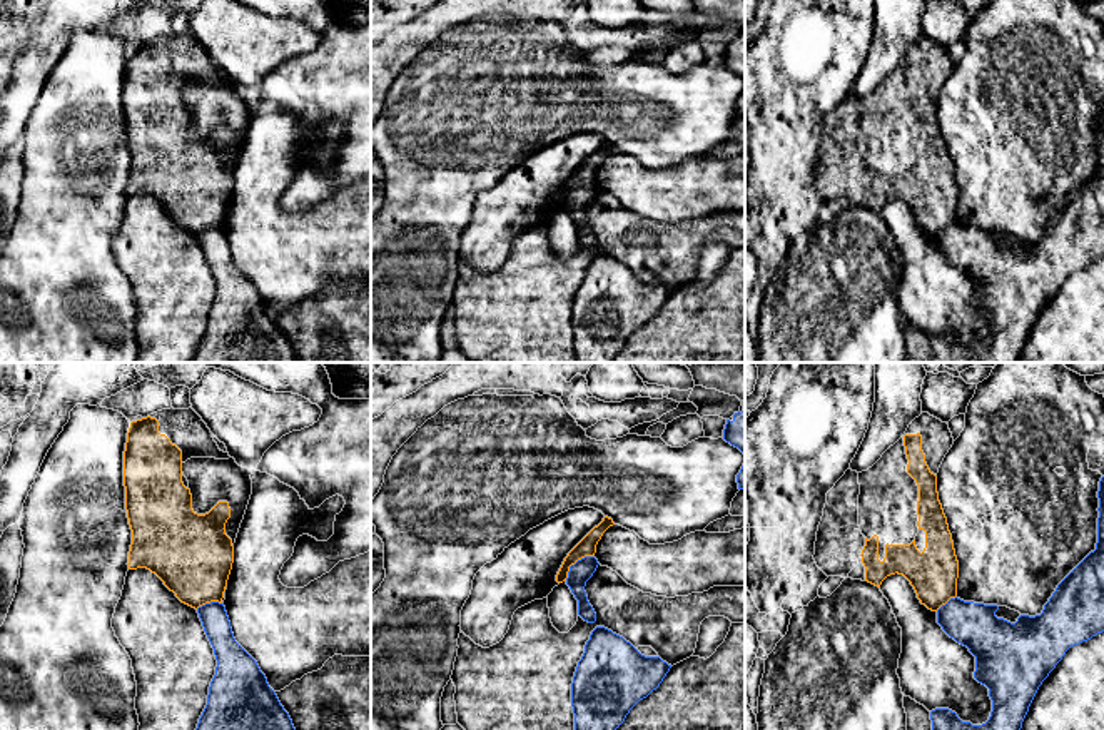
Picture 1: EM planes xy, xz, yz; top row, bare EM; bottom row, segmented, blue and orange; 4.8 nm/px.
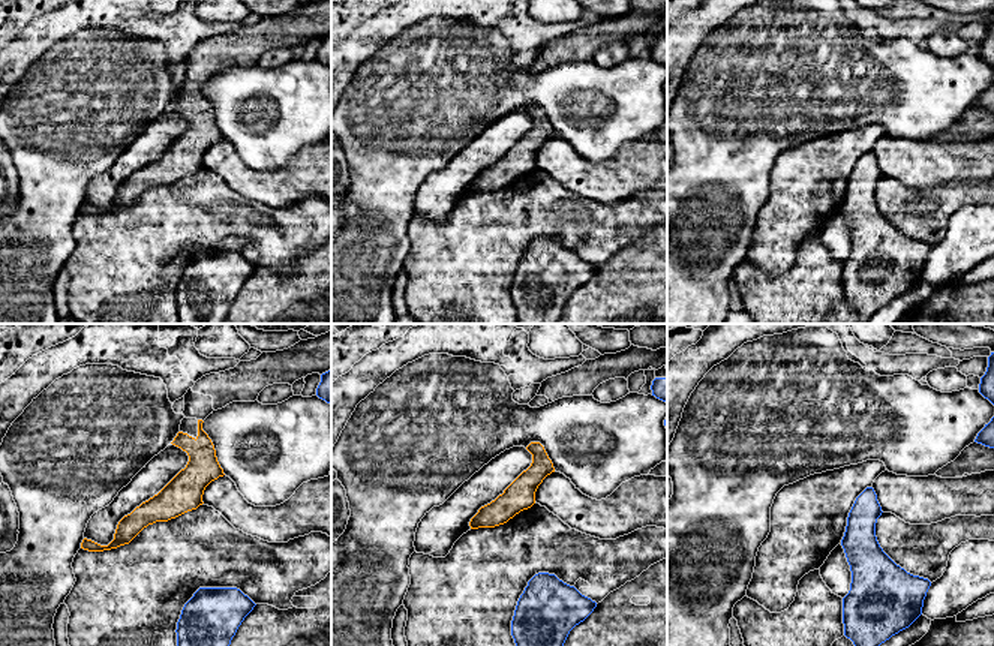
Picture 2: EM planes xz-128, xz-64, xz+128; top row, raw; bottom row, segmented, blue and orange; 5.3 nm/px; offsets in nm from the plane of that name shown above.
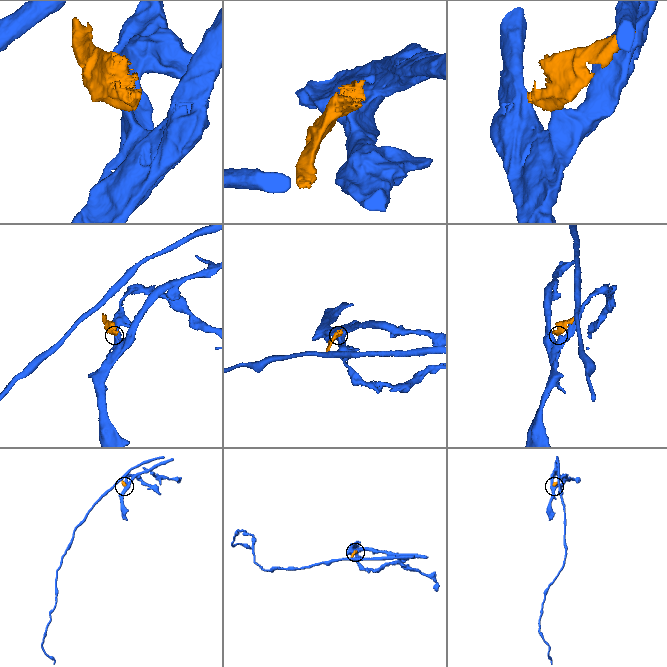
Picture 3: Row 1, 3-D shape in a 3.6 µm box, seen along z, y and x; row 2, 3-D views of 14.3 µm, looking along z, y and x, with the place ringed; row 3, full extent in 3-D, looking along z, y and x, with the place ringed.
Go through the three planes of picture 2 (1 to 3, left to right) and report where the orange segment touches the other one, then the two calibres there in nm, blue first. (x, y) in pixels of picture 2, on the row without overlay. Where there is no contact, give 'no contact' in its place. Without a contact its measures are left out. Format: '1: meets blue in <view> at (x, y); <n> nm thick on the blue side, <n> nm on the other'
1: no contact
2: no contact
3: no contact

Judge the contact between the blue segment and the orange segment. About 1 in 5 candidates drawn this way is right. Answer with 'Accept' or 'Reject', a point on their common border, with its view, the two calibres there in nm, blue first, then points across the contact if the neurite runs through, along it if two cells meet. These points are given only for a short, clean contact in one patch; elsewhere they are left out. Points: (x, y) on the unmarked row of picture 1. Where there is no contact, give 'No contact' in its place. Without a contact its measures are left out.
Reject. Touches blue at xz (577, 187). Thickness 100 nm (blue) against 90 nm. Boundary: xz (593, 181), (578, 184), (570, 192), (565, 206)

